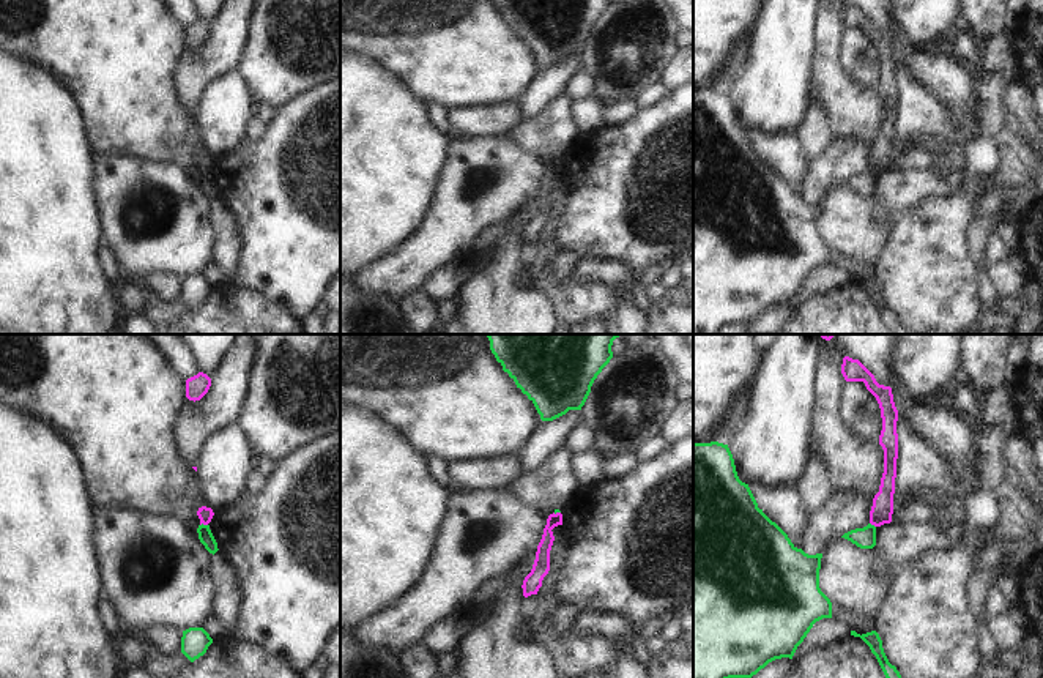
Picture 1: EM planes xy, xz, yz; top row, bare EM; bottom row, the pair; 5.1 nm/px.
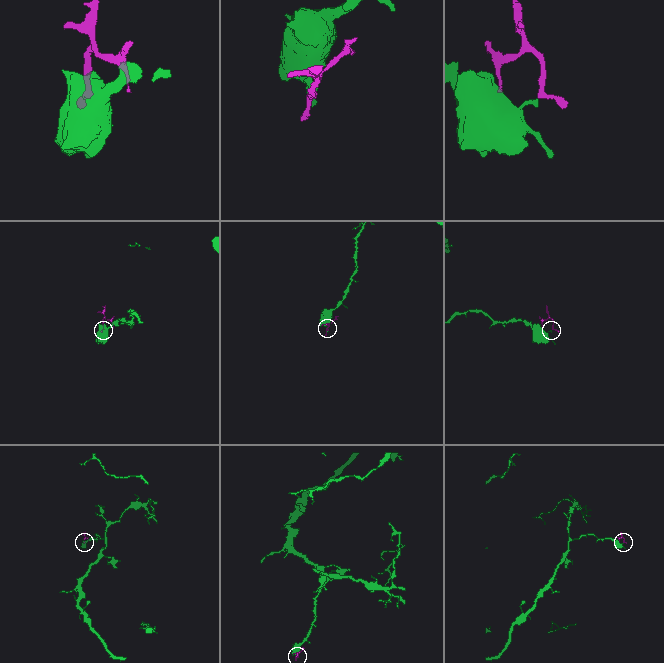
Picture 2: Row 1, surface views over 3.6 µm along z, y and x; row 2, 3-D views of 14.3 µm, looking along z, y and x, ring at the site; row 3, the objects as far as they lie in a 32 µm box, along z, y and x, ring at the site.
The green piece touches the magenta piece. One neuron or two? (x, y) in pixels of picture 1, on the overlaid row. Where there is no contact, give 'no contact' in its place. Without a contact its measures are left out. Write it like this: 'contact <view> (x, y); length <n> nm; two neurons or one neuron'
contact xy (202, 524); length 40 nm; two neurons

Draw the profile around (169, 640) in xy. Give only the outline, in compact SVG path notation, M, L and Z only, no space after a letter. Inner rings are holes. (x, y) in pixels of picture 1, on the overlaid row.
M145 626L142 629L142 639L165 653L181 651L181 637L183 631L175 631L162 626Z

